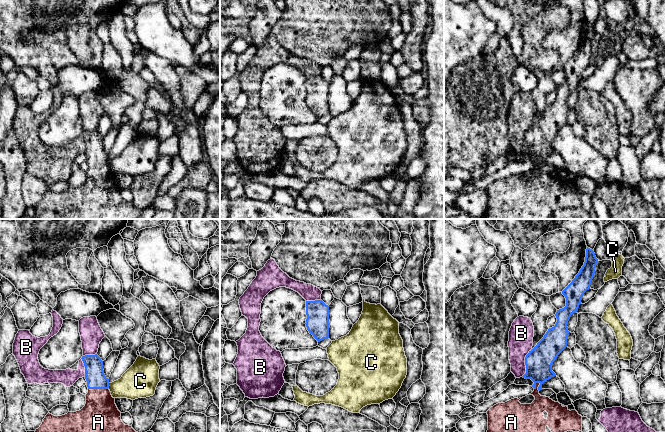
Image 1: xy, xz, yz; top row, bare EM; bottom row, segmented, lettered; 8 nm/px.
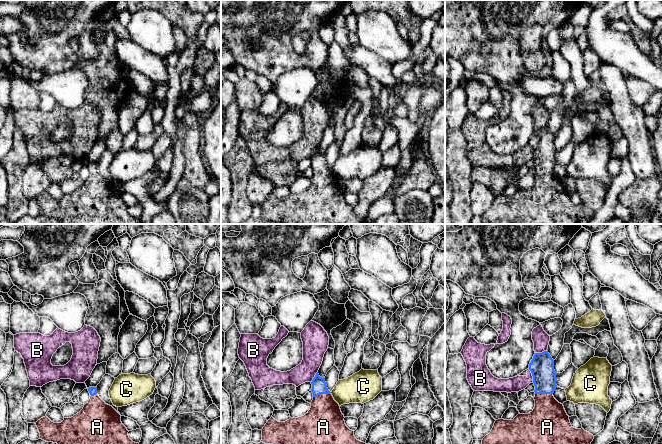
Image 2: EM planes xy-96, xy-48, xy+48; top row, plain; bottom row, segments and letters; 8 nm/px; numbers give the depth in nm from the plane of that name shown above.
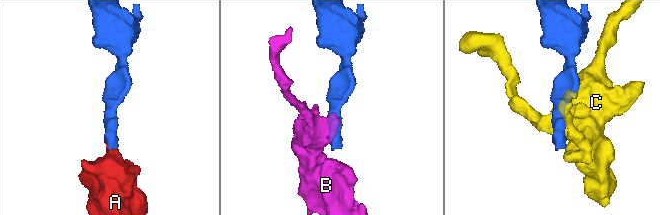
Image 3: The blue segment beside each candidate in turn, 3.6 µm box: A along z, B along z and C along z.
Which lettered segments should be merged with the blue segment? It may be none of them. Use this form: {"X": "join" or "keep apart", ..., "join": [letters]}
{"A": "join", "B": "keep apart", "C": "keep apart", "join": ["A"]}

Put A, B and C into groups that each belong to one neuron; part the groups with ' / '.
A / B / C

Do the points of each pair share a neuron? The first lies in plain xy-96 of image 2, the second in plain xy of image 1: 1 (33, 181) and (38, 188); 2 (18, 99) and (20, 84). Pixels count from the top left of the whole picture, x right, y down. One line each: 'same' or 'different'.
1: same
2: same

